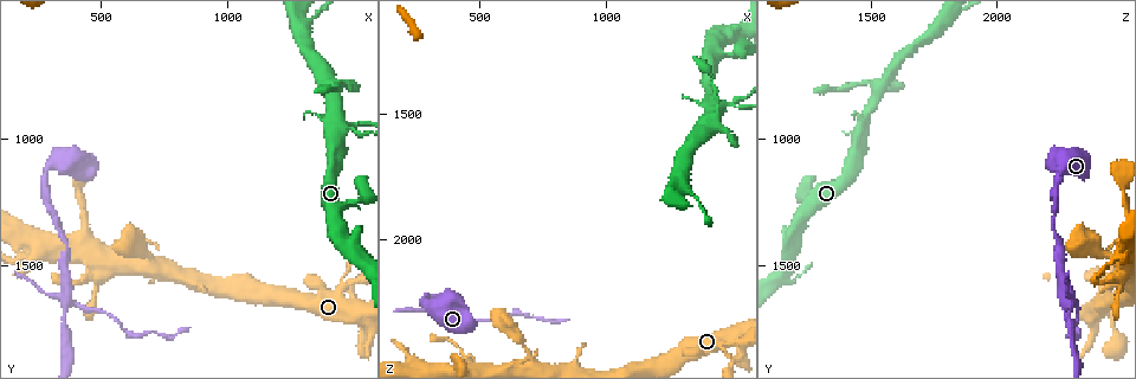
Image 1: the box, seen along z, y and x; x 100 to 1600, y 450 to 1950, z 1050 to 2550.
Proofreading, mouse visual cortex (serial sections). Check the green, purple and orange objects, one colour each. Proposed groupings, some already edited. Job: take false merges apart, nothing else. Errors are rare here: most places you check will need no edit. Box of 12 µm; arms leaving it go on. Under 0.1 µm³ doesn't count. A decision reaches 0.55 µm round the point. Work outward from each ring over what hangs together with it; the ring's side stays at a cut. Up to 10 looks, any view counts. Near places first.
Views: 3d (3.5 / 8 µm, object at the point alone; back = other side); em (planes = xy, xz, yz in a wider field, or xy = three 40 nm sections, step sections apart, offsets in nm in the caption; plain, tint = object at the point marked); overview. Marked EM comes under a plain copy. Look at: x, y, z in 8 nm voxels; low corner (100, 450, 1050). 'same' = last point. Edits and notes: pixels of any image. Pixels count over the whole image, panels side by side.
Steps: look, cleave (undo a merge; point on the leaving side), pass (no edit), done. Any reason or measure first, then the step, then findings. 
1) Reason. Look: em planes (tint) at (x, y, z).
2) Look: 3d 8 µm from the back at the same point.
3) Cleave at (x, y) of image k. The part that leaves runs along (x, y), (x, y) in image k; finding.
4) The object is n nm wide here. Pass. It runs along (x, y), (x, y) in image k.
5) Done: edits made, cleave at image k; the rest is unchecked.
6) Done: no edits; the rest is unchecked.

Calibre changes. Look: 3d 8 µm at (280, 1140, 2250).

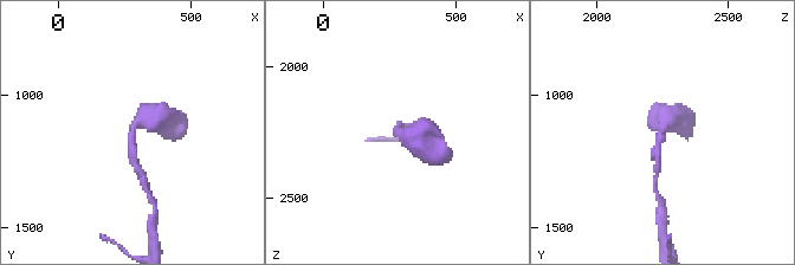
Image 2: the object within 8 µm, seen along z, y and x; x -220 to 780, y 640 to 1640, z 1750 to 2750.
Closer look. Look: 3d 3.5 µm at (270, 1130, 2250).

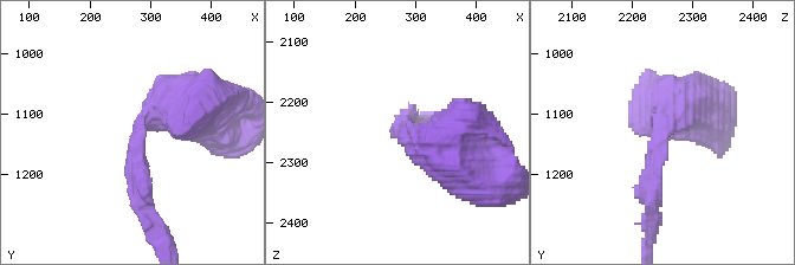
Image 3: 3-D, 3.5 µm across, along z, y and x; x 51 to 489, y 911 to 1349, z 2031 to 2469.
The arms are 200, 700 nm wide; shape alone is not enough. Look: em planes (tint) at (275, 1130, 2255).

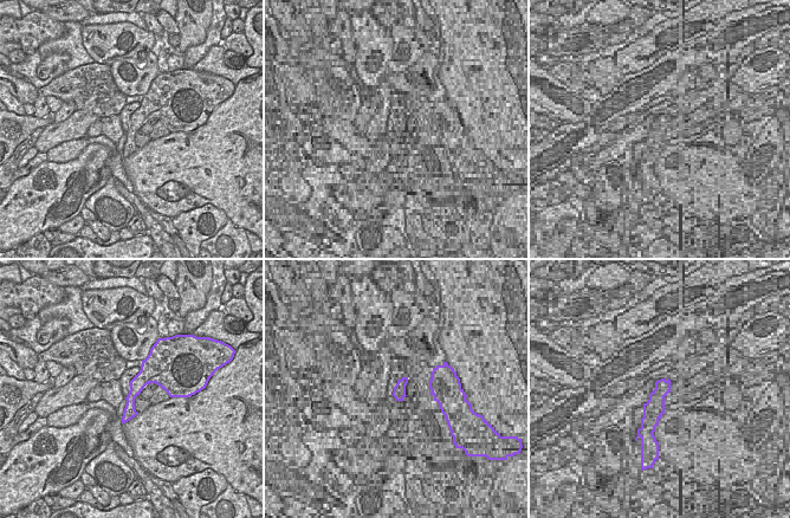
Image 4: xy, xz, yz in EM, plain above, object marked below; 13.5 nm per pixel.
Pass. It runs along (198, 111), (140, 125), (140, 209) in image 3; continuous, no second cell.

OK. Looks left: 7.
Thick turns thin. Look: 3d 3.5 µm at (370, 1670, 2290).

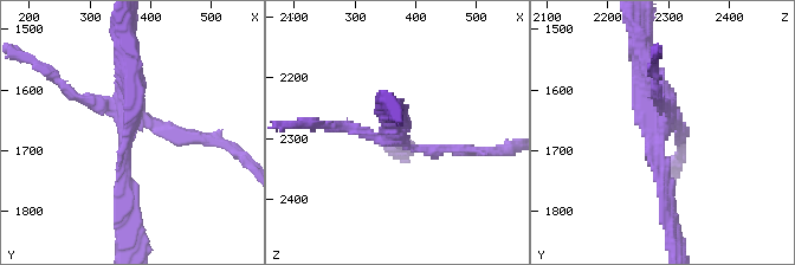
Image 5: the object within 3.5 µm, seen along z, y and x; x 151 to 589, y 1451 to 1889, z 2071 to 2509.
Cleave at (71, 96) of image 5. The part that leaves runs along (144, 118), (243, 154) in image 5; two cells meet here.

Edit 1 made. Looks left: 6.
Redraw. Look: overview.

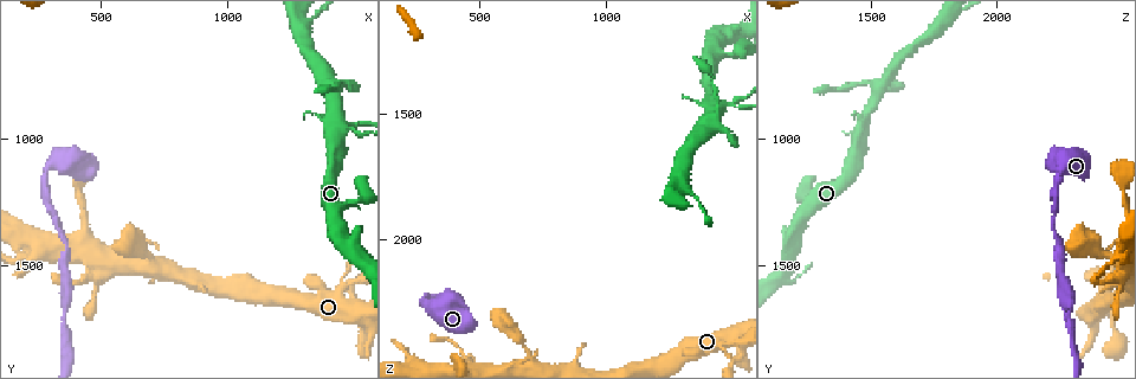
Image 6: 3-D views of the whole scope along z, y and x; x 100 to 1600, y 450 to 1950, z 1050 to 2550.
Look: 3d 3.5 µm at (1500, 1560, 2410).

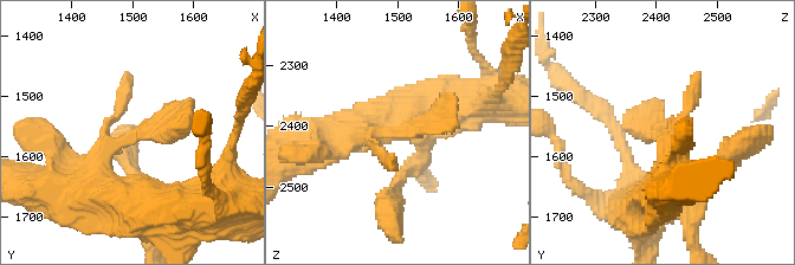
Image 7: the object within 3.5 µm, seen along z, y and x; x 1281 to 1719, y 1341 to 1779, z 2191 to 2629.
Need the tissue. Look: em planes (tint) at (1500, 1570, 2405).

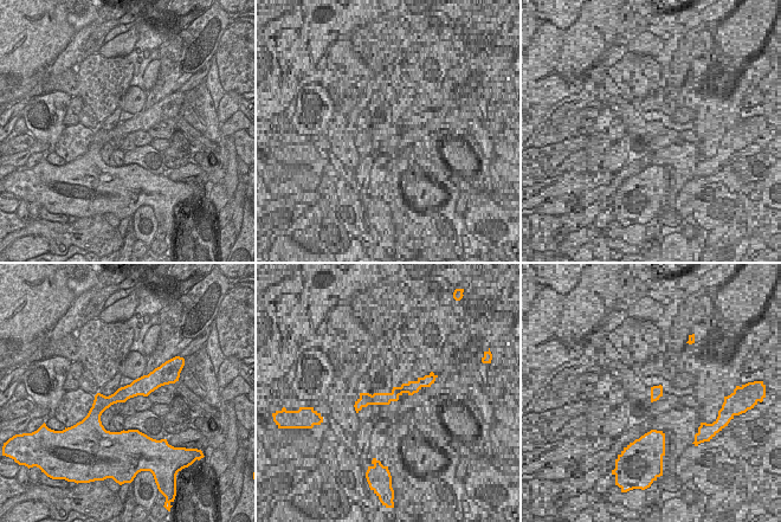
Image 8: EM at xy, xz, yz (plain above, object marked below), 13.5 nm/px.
Look: em xy step 3 (tint) at the same point.

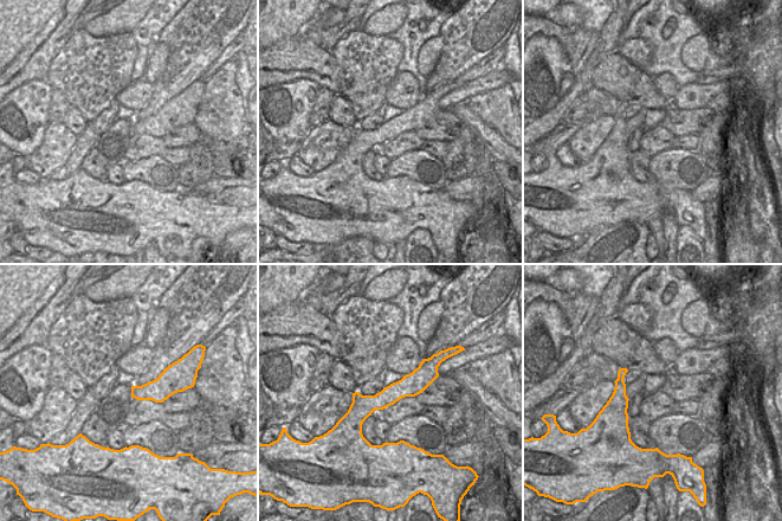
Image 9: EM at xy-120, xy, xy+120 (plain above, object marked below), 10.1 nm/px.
The object is 240 nm wide here. Pass. It runs along (71, 195), (187, 101) in image 7; continuous, no second cell.

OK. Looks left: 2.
Calibre changes. Look: 3d 8 µm at (1430, 980, 1460).

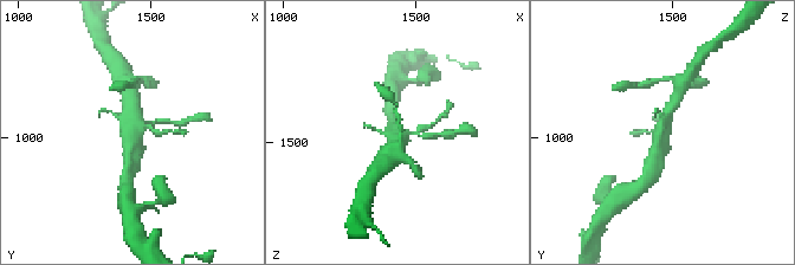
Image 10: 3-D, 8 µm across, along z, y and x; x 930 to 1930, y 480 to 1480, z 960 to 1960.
Look: em xy step 3 (tint) at (1440, 980, 1460).

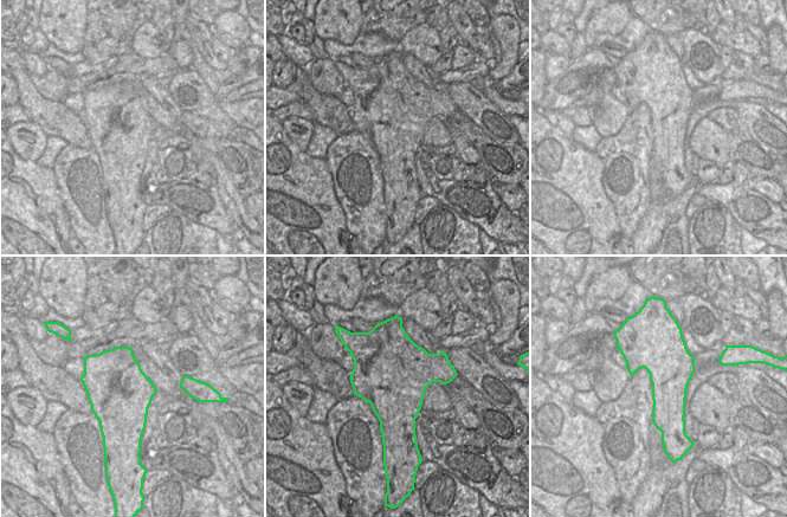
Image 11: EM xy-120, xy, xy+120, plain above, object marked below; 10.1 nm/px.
Pass. It runs along (653, 166), (664, 120), (674, 101) in image 10; all the same cell.

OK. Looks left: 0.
Done: edits made, cleave at image 5; the rest is unchecked.

